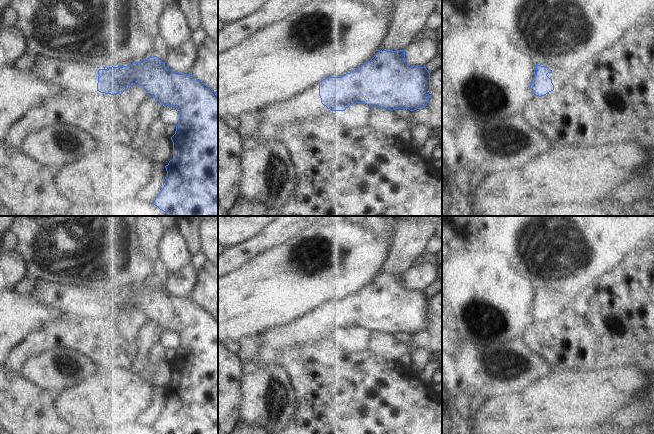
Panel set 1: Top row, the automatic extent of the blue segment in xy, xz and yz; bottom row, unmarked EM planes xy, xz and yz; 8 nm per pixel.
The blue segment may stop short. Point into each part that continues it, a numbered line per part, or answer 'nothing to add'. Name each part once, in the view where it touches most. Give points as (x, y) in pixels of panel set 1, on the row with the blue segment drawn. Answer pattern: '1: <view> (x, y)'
1: xz (307, 105)

